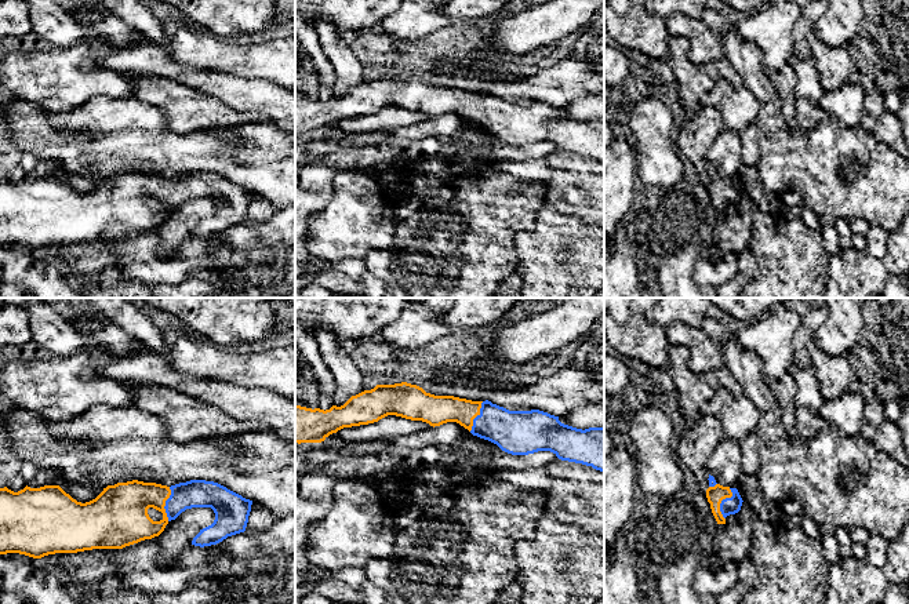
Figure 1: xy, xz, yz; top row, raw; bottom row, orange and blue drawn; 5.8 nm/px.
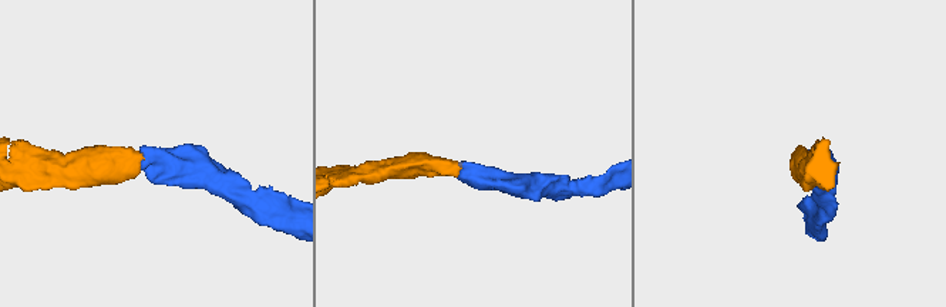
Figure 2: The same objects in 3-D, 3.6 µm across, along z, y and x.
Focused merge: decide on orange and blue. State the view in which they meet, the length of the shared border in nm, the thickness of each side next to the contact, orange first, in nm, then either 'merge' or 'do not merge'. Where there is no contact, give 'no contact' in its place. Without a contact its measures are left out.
meets orange in yz; contact 190 nm long; 100 nm thick on the orange side, 100 nm on the other; merge

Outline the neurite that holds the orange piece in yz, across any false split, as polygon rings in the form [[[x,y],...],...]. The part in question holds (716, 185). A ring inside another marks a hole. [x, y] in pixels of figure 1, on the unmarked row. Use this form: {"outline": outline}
{"outline": [[[709,165],[706,189],[717,215],[726,215],[726,208],[741,201],[742,189],[737,179],[723,178]]]}

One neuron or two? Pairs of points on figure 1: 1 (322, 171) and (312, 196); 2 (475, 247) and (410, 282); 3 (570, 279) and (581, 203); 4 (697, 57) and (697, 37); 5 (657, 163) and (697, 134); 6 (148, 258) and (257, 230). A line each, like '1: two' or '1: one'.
1: one
2: one
3: two
4: one
5: two
6: one

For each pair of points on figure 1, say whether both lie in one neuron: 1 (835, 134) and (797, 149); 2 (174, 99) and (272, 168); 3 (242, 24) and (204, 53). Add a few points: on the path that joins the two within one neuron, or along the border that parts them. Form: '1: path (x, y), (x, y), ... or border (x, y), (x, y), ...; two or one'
1: path (825, 144), (820, 149), (807, 149); one
2: border (222, 124), (214, 131), (193, 130), (185, 134); two
3: border (196, 25), (228, 37); two

